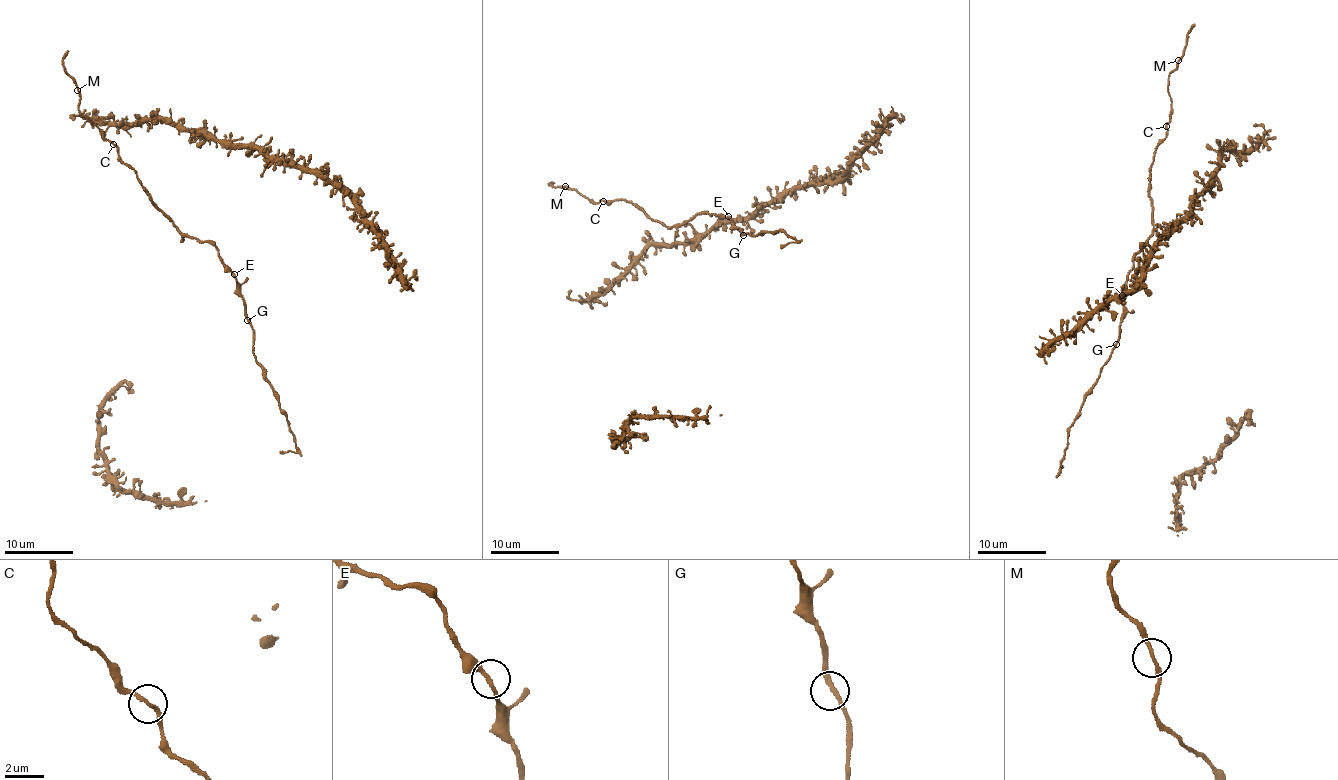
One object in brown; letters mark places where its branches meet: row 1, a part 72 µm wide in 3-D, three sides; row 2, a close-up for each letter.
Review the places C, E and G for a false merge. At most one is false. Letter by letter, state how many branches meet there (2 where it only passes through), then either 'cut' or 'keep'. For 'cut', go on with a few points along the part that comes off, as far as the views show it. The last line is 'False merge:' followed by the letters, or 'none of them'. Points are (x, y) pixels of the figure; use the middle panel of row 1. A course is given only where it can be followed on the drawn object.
C: branches 2; keep
E: branches 2; keep
G: branches 2; keep
False merge: none of them

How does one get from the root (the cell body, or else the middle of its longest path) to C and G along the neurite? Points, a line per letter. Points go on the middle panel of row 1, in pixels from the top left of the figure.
C: (727, 217), (695, 215), (684, 223), (667, 227), (632, 201), (608, 204), (602, 201)
G: (727, 217), (733, 228), (739, 228), (743, 235)

